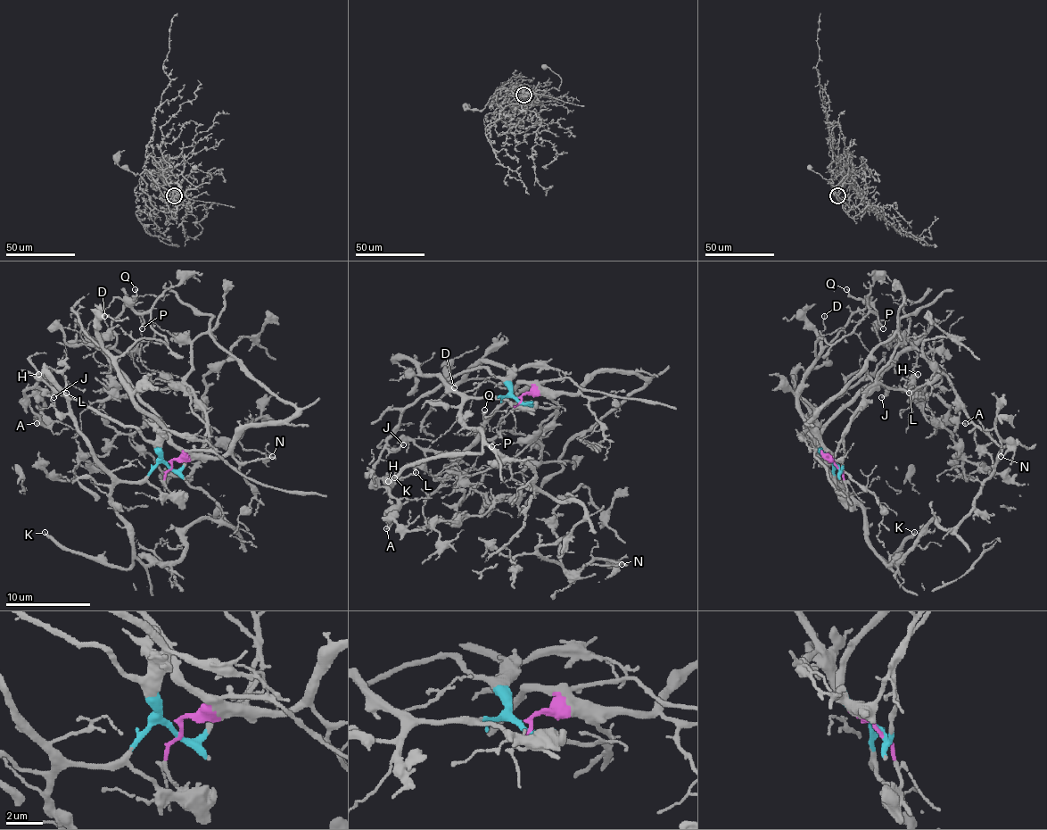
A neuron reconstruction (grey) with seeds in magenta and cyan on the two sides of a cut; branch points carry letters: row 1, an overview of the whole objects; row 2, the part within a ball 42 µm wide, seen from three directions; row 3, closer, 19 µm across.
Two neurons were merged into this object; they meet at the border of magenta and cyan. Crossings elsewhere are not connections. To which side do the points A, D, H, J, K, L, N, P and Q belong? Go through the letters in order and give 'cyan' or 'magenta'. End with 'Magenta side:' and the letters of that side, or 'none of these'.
A: cyan
D: cyan
H: cyan
J: cyan
K: cyan
L: cyan
N: cyan
P: cyan
Q: cyan
Magenta side: none of these

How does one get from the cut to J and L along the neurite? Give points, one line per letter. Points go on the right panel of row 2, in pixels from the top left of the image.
J: (834, 461), (804, 430), (806, 423), (832, 398), (841, 395), (868, 377), (878, 378), (887, 387), (881, 398)
L: (834, 461), (804, 427), (832, 398), (841, 395), (868, 377), (902, 392), (915, 394), (909, 394)

